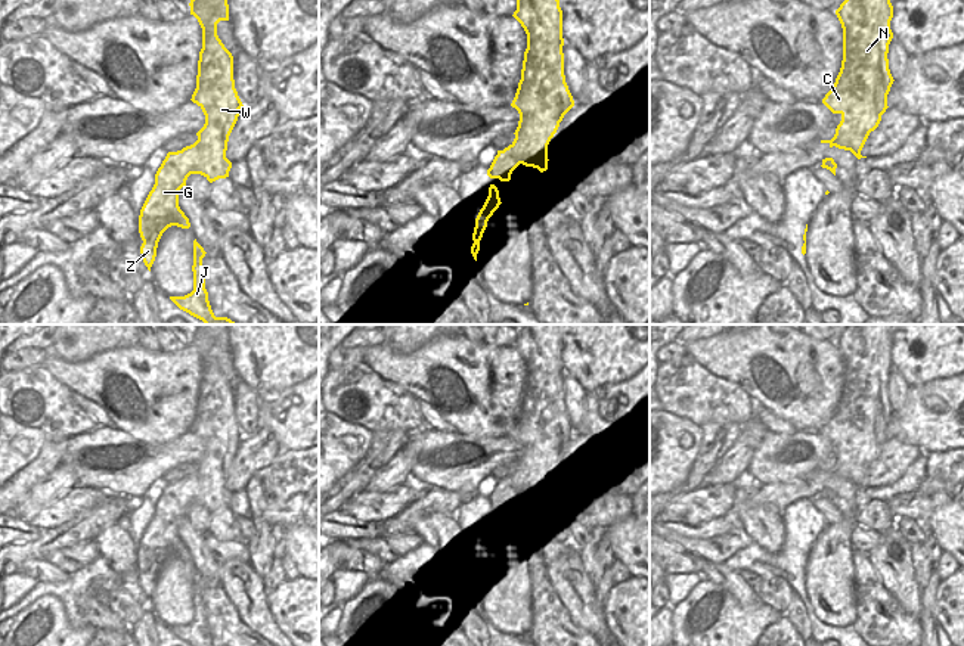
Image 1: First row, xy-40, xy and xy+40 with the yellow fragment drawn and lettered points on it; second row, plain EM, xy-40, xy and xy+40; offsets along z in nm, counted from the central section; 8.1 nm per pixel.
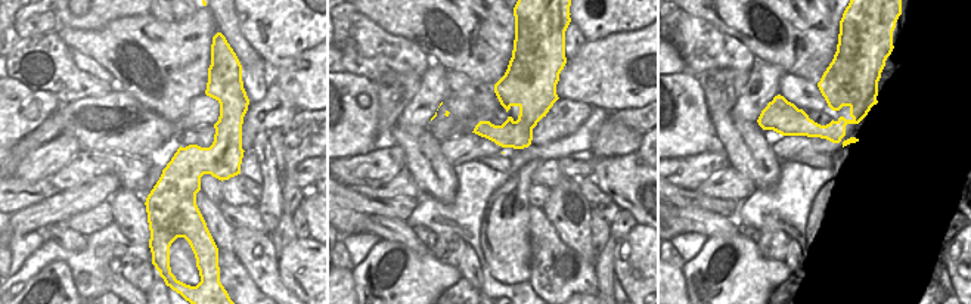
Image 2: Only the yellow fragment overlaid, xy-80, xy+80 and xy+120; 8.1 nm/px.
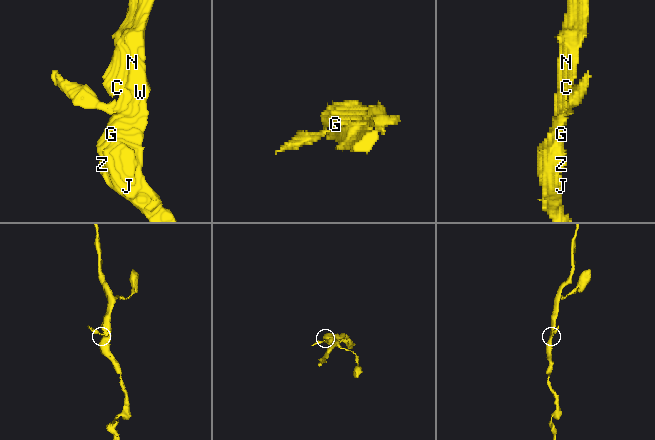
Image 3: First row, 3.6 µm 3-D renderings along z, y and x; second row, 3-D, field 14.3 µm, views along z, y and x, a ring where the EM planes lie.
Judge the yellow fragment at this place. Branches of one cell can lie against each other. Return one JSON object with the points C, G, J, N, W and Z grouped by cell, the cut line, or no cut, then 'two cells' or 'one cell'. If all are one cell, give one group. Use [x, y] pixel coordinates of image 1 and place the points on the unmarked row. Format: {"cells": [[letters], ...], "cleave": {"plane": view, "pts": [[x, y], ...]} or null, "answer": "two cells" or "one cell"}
{"cells": [["C", "G", "J", "N", "W", "Z"]], "cleave": null, "answer": "one cell"}

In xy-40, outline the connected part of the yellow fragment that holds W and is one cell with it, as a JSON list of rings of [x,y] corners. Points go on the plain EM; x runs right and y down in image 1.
[[[195,324],[189,336],[202,358],[196,419],[190,431],[202,440],[205,454],[193,475],[167,484],[140,540],[140,584],[149,602],[162,563],[171,556],[190,558],[179,537],[179,521],[187,507],[201,504],[210,513],[229,507],[227,472],[244,437],[235,419],[233,386],[217,366],[217,354],[229,351],[227,324]]]

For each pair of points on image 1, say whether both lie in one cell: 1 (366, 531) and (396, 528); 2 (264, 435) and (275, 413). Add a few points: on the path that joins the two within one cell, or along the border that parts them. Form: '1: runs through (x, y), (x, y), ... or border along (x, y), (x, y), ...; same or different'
1: border along (383, 522), (384, 534); different
2: border along (259, 426), (266, 426), (282, 450); different

